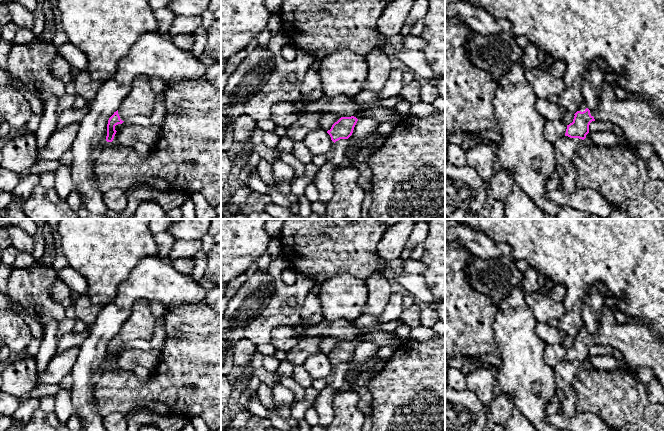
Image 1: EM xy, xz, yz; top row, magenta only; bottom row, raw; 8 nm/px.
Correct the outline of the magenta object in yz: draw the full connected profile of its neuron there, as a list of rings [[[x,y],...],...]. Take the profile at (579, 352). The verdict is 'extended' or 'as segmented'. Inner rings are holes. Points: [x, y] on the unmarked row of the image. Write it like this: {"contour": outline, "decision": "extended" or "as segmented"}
{"contour": [[[609,310],[602,313],[595,334],[589,334],[585,327],[582,327],[574,339],[573,346],[567,349],[565,360],[584,364],[592,345],[610,345],[621,352],[628,367],[651,368],[654,371],[654,378],[659,380],[664,389],[664,339],[655,334],[654,327],[650,323],[640,324],[637,320],[630,319],[624,324],[618,324],[613,310]]], "decision": "extended"}

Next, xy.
{"contour": [[[147,299],[136,301],[132,306],[131,315],[108,344],[106,365],[113,365],[117,356],[115,350],[122,348],[127,343],[137,339],[150,341],[156,325],[157,321],[151,312],[150,301]]], "decision": "extended"}

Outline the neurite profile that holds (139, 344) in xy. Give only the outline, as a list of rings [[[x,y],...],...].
[[[137,339],[127,343],[122,348],[116,349],[115,354],[118,355],[126,349],[139,349],[139,350],[148,351],[151,350],[152,348],[151,348],[150,341]]]

